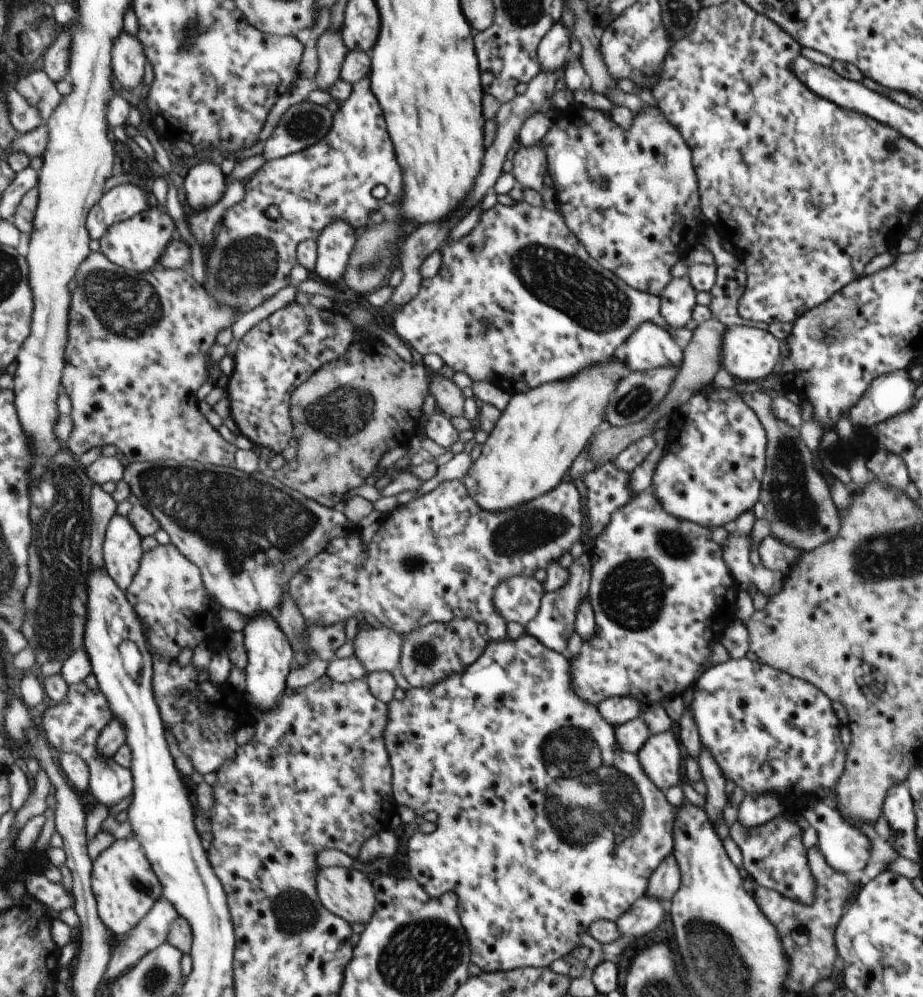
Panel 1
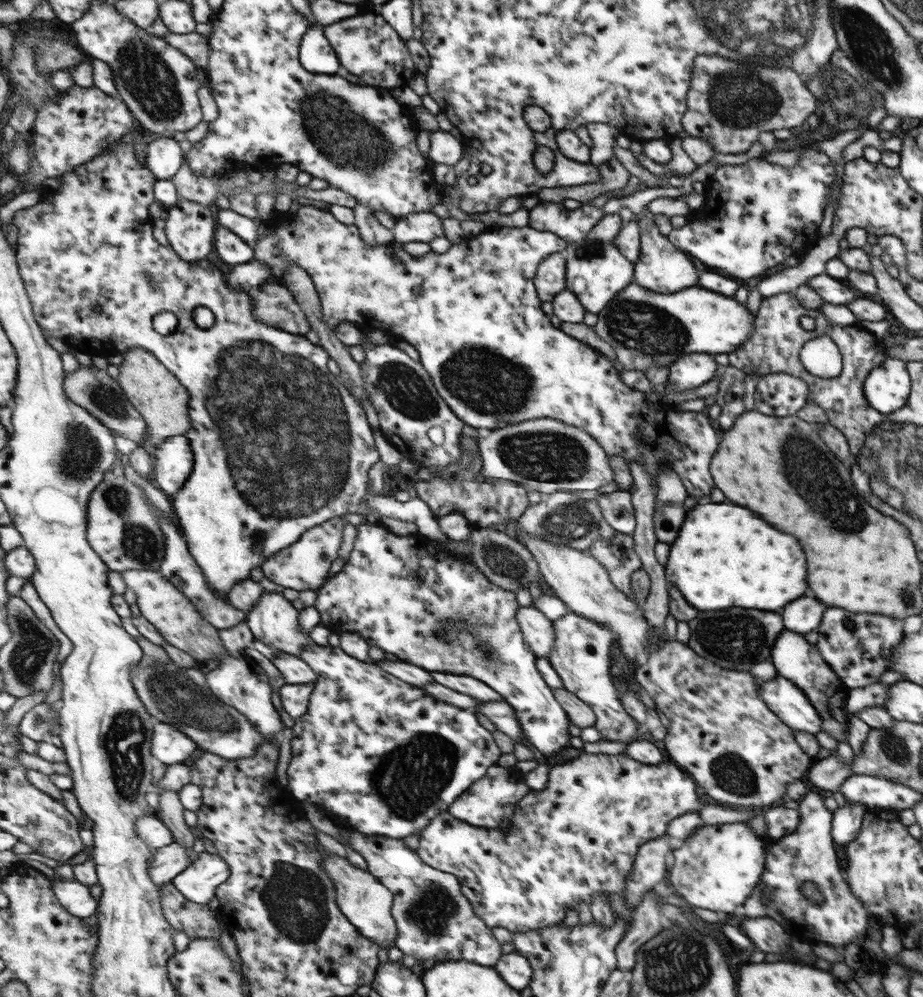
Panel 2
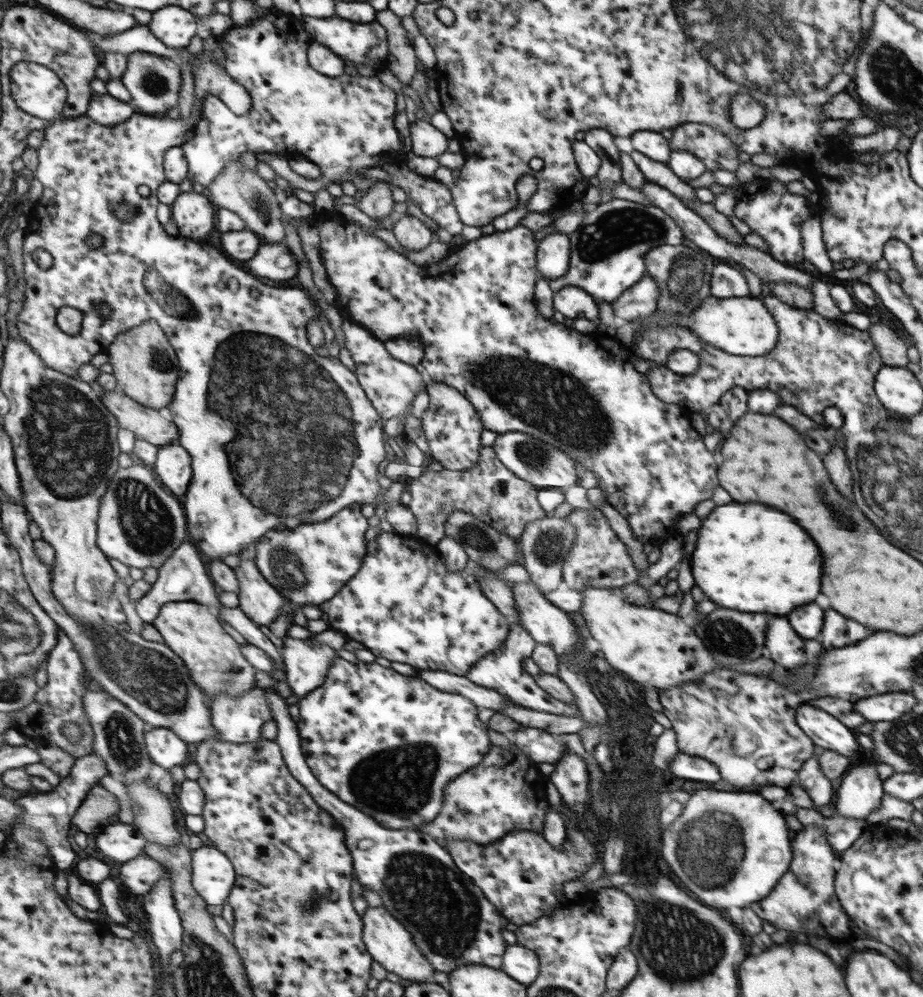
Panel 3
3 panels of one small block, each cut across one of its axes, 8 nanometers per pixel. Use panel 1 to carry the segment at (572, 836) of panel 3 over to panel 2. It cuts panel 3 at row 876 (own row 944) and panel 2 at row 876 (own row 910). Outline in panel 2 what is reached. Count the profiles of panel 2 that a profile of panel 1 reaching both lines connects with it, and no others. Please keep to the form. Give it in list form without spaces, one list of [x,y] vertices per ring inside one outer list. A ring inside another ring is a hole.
[[[580,752],[580,756],[574,761],[570,761],[568,764],[555,765],[550,769],[549,779],[544,790],[530,789],[528,793],[522,795],[521,800],[516,804],[511,827],[505,832],[502,830],[473,828],[469,823],[462,822],[462,820],[454,818],[449,811],[445,811],[438,815],[437,818],[434,818],[430,825],[426,826],[426,829],[422,829],[418,834],[420,846],[417,853],[424,862],[433,866],[436,870],[446,871],[457,876],[461,882],[463,893],[466,894],[471,905],[475,908],[475,913],[482,917],[482,920],[491,928],[502,927],[508,929],[511,933],[517,933],[562,924],[568,908],[574,909],[579,902],[591,904],[593,898],[600,893],[609,896],[609,903],[614,916],[620,915],[624,917],[631,926],[634,910],[629,910],[625,906],[623,894],[625,882],[628,881],[630,873],[633,872],[633,865],[636,864],[636,856],[640,852],[640,846],[645,842],[664,837],[667,834],[670,822],[674,821],[674,818],[680,818],[684,814],[690,814],[690,812],[700,814],[703,808],[698,796],[696,796],[696,783],[692,780],[692,776],[686,776],[682,770],[678,770],[676,764],[672,766],[672,764],[663,761],[658,764],[643,763],[638,759],[630,758],[626,753],[611,755]]]

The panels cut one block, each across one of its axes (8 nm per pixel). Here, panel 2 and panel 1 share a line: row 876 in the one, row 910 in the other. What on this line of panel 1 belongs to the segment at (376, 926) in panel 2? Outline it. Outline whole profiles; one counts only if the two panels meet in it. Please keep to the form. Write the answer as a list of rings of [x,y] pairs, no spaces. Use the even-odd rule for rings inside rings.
[[[345,867],[321,868],[317,879],[318,894],[324,906],[337,916],[348,920],[352,925],[364,922],[366,925],[376,913],[376,889],[366,874],[358,870]]]

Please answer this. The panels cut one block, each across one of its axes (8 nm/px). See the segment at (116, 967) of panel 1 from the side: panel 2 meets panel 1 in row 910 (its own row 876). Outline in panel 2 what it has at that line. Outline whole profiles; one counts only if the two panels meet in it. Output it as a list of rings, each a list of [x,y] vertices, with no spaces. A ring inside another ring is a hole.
[[[180,843],[156,850],[152,862],[154,883],[160,887],[173,883],[180,874],[190,868],[193,863],[191,856],[192,852],[188,850],[188,847],[184,847]]]

